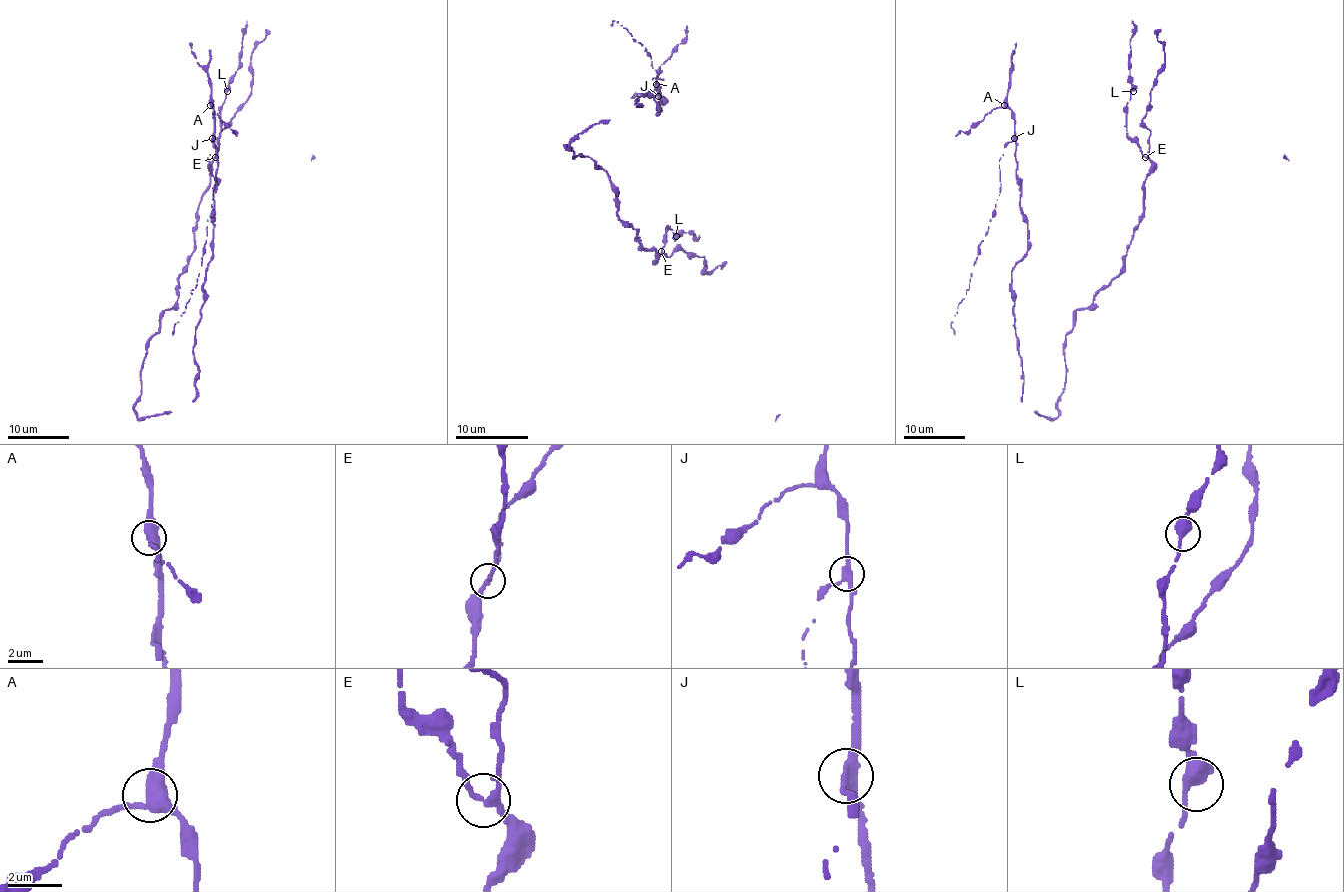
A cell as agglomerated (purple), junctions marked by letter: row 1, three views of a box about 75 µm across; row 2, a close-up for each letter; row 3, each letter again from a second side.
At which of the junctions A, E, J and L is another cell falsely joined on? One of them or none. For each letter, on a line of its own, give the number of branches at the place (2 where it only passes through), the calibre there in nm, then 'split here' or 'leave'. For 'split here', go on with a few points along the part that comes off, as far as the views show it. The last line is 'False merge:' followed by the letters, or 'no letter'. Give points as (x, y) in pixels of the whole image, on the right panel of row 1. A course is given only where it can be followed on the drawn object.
A: 3 branches meet; 380 nm thick; leave
E: 3 branches meet; 240 nm thick; leave
J: 3 branches meet; 320 nm thick; split here; foreign part runs (1015, 138), (1004, 148), (999, 172), (1001, 191), (995, 214), (964, 298), (950, 323), (955, 335)
L: 2 branches meet; 400 nm thick; leave
False merge: J

